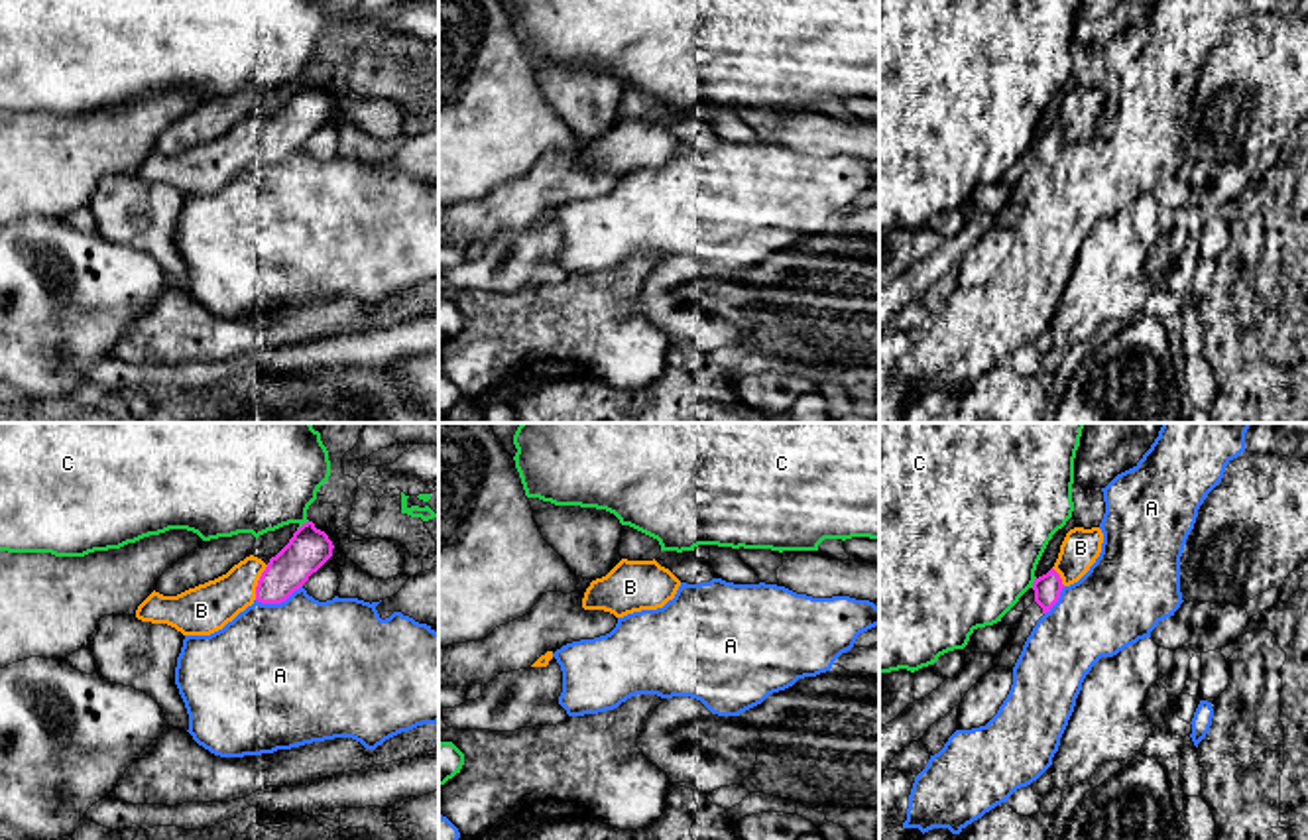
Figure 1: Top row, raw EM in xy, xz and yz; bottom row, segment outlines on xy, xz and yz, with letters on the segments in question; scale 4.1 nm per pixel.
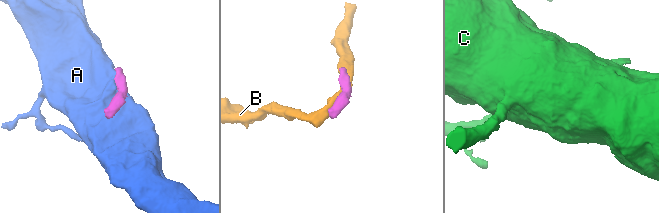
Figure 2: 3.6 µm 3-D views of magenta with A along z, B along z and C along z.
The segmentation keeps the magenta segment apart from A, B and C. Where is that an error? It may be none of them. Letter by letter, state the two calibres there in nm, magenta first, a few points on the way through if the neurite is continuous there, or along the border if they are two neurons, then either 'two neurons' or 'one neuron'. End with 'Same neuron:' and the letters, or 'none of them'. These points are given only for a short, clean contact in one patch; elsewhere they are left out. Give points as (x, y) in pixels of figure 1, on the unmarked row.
A: calibres 170 and 500 nm; two neurons
B: calibres 170 and 200 nm; two neurons
C: calibres 170 and 380 nm; border xy (307, 79), (297, 89); two neurons
Same neuron: none of them

